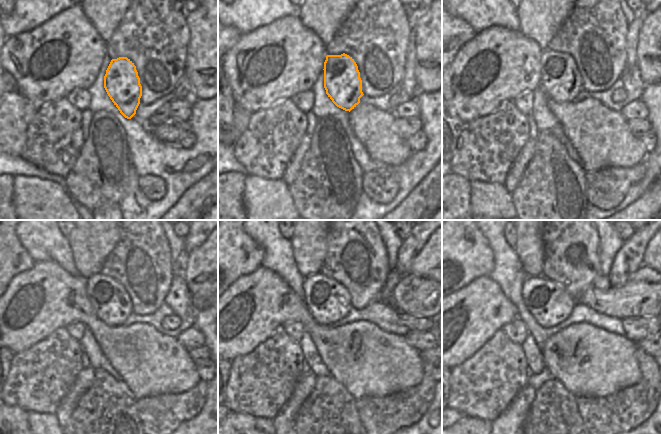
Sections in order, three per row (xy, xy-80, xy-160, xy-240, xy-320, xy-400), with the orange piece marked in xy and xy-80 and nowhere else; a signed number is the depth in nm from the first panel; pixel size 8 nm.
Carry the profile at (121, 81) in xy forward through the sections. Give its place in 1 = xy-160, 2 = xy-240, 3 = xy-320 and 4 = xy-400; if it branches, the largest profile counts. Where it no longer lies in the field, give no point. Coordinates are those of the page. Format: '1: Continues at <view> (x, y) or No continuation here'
1: Continues at xy-160 (560, 78)
2: Continues at xy-240 (111, 303)
3: Continues at xy-320 (328, 301)
4: Continues at xy-400 (549, 304)

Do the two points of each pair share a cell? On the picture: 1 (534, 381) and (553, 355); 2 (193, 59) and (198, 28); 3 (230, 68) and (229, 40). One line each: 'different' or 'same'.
1: different
2: same
3: different

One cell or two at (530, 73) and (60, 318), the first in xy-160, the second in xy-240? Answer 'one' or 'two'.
one

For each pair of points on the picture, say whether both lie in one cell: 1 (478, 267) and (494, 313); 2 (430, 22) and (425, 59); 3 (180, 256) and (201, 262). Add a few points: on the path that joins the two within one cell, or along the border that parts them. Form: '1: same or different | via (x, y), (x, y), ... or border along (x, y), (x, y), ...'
1: different | border along (489, 274), (477, 277), (460, 288)
2: same | via (430, 31), (430, 50)
3: different | border along (187, 254), (184, 269)

